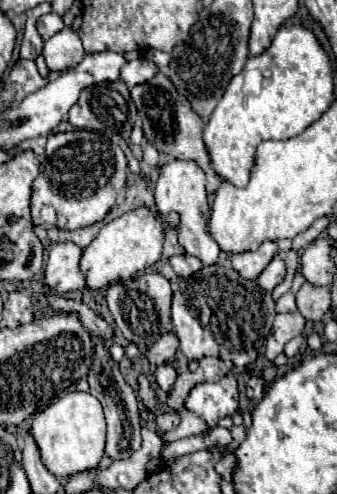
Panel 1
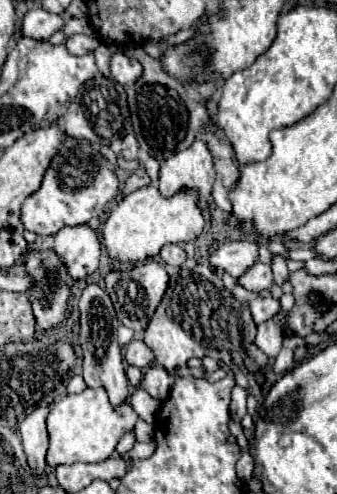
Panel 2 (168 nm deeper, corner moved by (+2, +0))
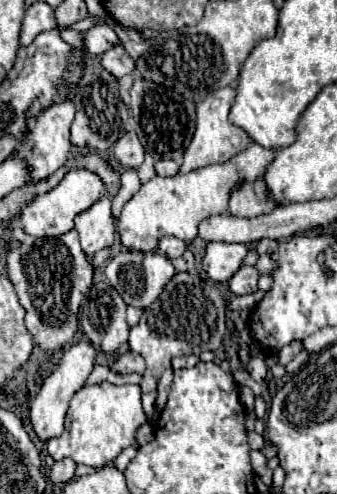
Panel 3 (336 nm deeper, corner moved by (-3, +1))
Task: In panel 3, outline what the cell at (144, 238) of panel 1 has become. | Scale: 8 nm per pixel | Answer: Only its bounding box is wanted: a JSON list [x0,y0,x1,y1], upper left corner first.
[117,144,273,252]

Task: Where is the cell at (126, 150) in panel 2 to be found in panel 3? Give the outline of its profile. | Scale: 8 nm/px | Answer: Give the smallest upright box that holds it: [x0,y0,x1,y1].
[113,134,145,168]

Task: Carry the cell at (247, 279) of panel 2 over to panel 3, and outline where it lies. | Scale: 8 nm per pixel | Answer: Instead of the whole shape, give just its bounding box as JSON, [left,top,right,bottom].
[227,266,259,296]

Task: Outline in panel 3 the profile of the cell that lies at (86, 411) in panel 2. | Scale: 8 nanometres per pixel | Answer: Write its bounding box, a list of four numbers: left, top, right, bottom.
[47,382,147,468]

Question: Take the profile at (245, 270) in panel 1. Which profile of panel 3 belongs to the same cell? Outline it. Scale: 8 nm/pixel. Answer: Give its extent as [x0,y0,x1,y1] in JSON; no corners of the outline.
[203,242,245,282]

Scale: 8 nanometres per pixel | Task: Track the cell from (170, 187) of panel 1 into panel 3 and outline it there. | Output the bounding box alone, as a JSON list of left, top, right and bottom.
[179,86,253,174]

